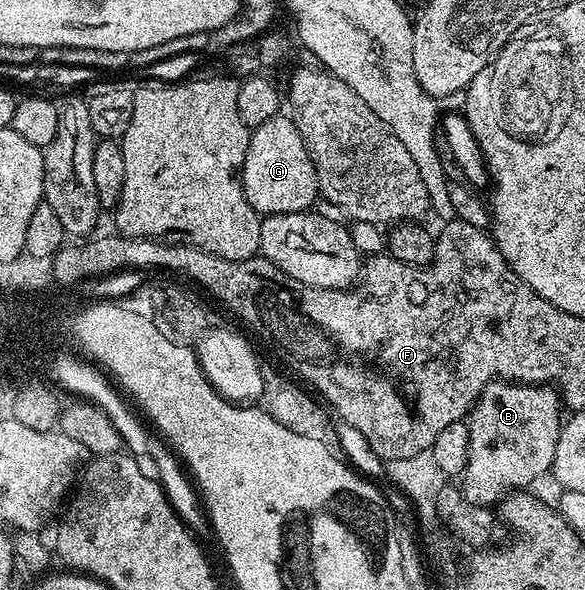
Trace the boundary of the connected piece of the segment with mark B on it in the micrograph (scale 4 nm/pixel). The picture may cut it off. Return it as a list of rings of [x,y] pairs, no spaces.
[[[490,382],[482,390],[477,403],[469,411],[469,462],[465,465],[463,493],[469,502],[486,508],[500,503],[503,492],[510,488],[529,488],[533,474],[548,475],[553,469],[555,444],[561,435],[563,425],[563,403],[552,386],[526,386],[516,382]]]

